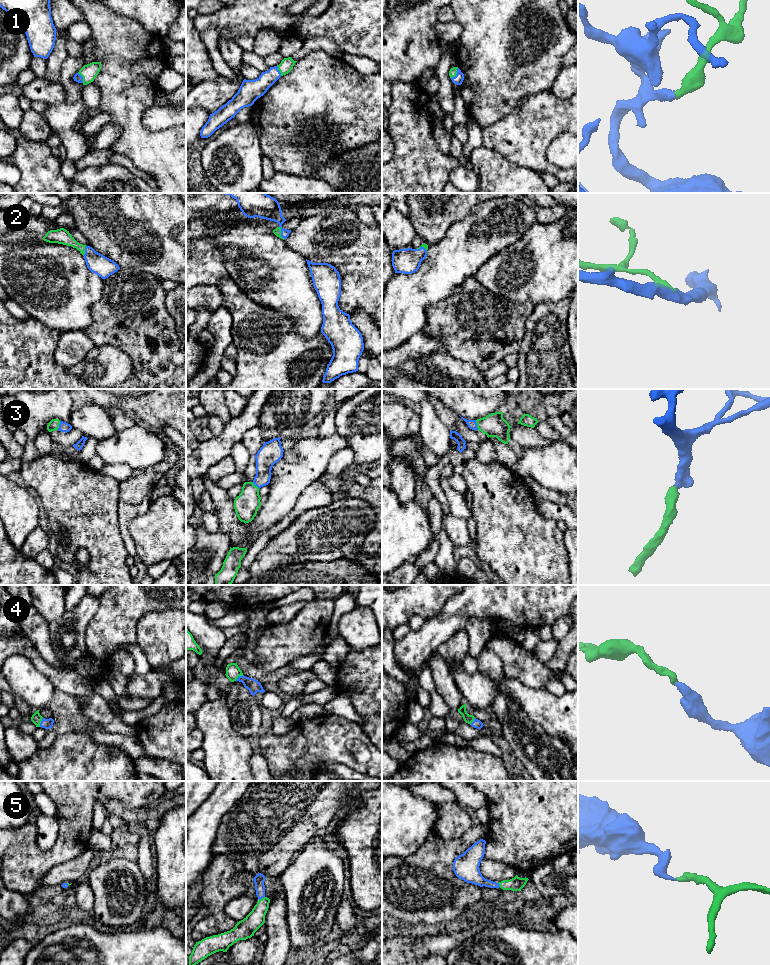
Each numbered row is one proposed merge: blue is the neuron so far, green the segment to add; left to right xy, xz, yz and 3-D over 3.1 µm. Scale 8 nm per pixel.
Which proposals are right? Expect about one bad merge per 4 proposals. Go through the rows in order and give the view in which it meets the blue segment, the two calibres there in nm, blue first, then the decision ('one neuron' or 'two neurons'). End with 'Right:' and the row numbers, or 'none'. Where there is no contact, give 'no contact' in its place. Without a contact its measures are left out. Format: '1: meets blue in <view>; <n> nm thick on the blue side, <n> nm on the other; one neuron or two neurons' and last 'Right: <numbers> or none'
1: meets blue in yz; 80 nm thick on the blue side, 60 nm on the other; one neuron
2: meets blue in xz; 190 nm thick on the blue side, 60 nm on the other; one neuron
3: meets blue in yz; 70 nm thick on the blue side, 190 nm on the other; one neuron
4: meets blue in xy; 80 nm thick on the blue side, 90 nm on the other; one neuron
5: meets blue in xz; 90 nm thick on the blue side, 150 nm on the other; one neuron
Right: 1, 2, 3, 4, 5

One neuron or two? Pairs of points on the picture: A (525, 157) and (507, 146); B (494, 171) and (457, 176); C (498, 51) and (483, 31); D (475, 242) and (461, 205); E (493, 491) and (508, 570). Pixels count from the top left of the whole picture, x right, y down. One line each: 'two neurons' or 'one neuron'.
A: one neuron
B: two neurons
C: one neuron
D: two neurons
E: one neuron

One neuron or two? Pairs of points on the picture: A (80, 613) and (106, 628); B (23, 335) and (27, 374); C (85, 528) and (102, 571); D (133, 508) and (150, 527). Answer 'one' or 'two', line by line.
A: two
B: one
C: one
D: two

